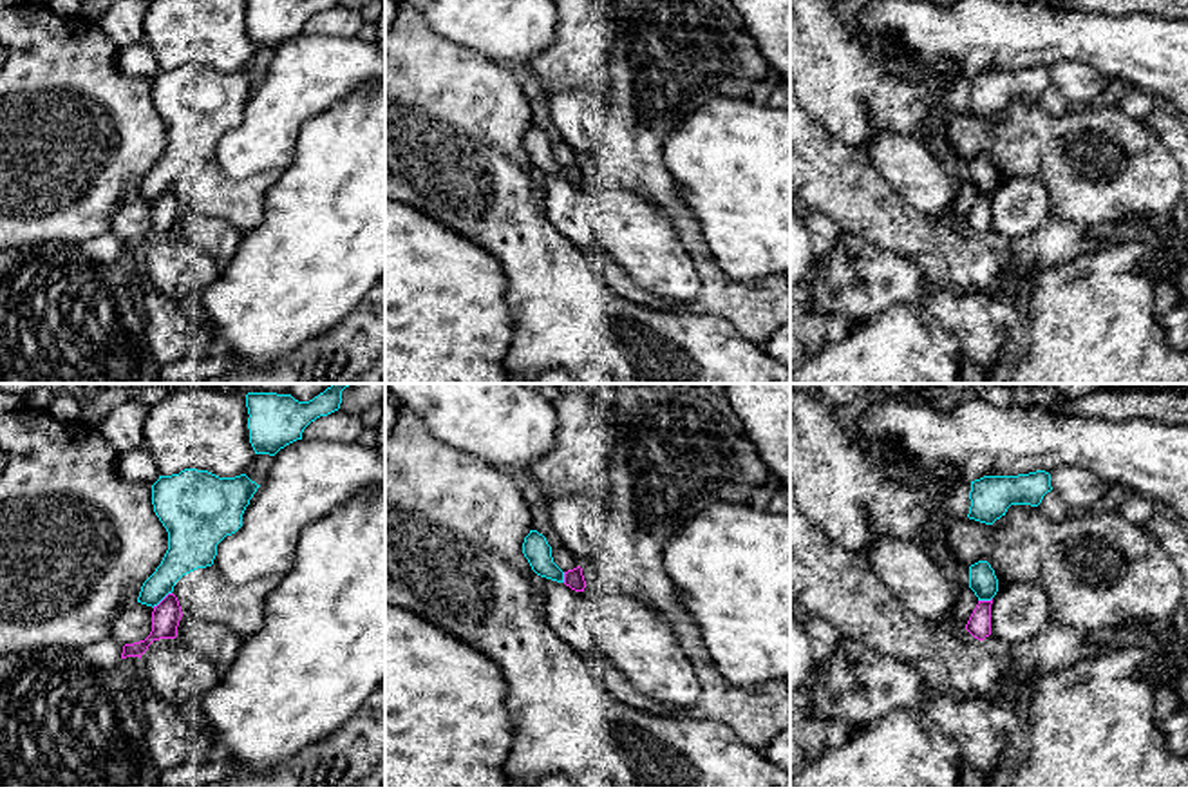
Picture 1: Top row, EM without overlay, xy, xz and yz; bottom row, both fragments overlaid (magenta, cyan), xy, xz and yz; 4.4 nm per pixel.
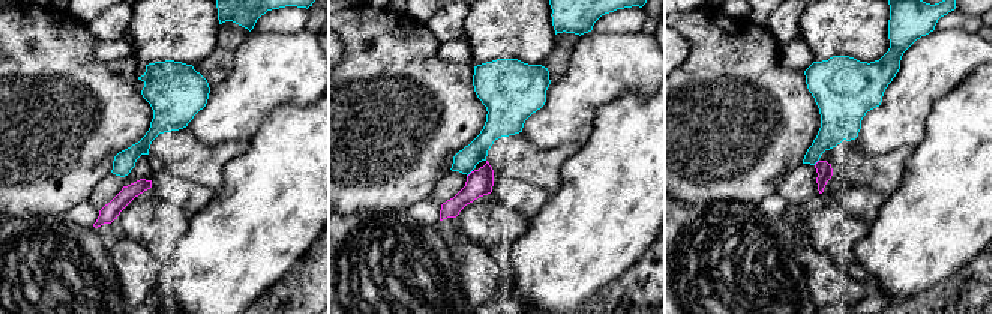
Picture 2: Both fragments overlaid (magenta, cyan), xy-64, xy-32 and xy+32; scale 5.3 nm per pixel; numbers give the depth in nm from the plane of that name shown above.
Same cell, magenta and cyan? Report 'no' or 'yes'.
no

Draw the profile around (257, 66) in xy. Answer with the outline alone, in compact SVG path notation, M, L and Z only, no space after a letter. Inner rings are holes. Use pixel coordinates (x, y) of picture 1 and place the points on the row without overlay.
M257 49L253 58L244 65L244 69L257 80L262 80L268 72L271 60L273 60L273 51Z

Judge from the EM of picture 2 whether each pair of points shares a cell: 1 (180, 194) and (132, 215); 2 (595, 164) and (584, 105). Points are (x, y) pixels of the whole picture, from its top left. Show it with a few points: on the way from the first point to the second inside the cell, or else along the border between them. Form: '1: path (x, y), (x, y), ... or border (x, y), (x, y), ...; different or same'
1: path (168, 206), (152, 224), (144, 220); same
2: border (607, 104), (598, 111), (592, 134), (583, 144); different

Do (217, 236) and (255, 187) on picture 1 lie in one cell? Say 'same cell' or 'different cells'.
different cells

